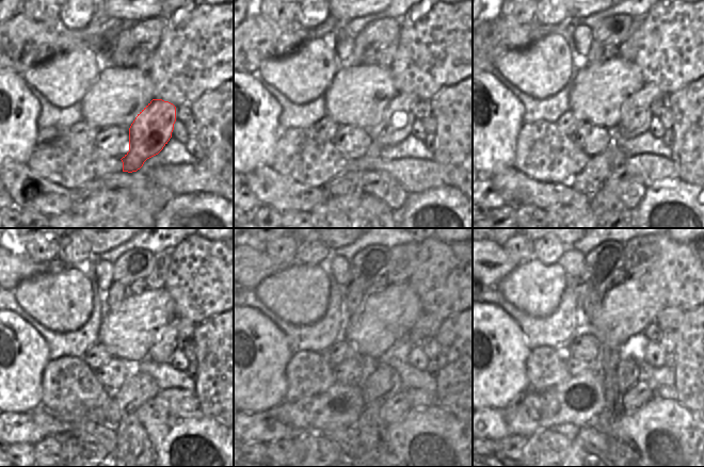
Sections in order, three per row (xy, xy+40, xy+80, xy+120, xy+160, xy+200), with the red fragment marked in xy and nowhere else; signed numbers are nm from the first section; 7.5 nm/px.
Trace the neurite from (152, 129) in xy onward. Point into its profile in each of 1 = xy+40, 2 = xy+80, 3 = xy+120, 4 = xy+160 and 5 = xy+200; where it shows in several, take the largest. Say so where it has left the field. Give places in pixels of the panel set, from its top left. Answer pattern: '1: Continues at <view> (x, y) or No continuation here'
1: Continues at xy+40 (396, 123)
2: Continues at xy+80 (636, 114)
3: Continues at xy+120 (161, 352)
4: Continues at xy+160 (427, 325)
5: Continues at xy+200 (670, 318).

